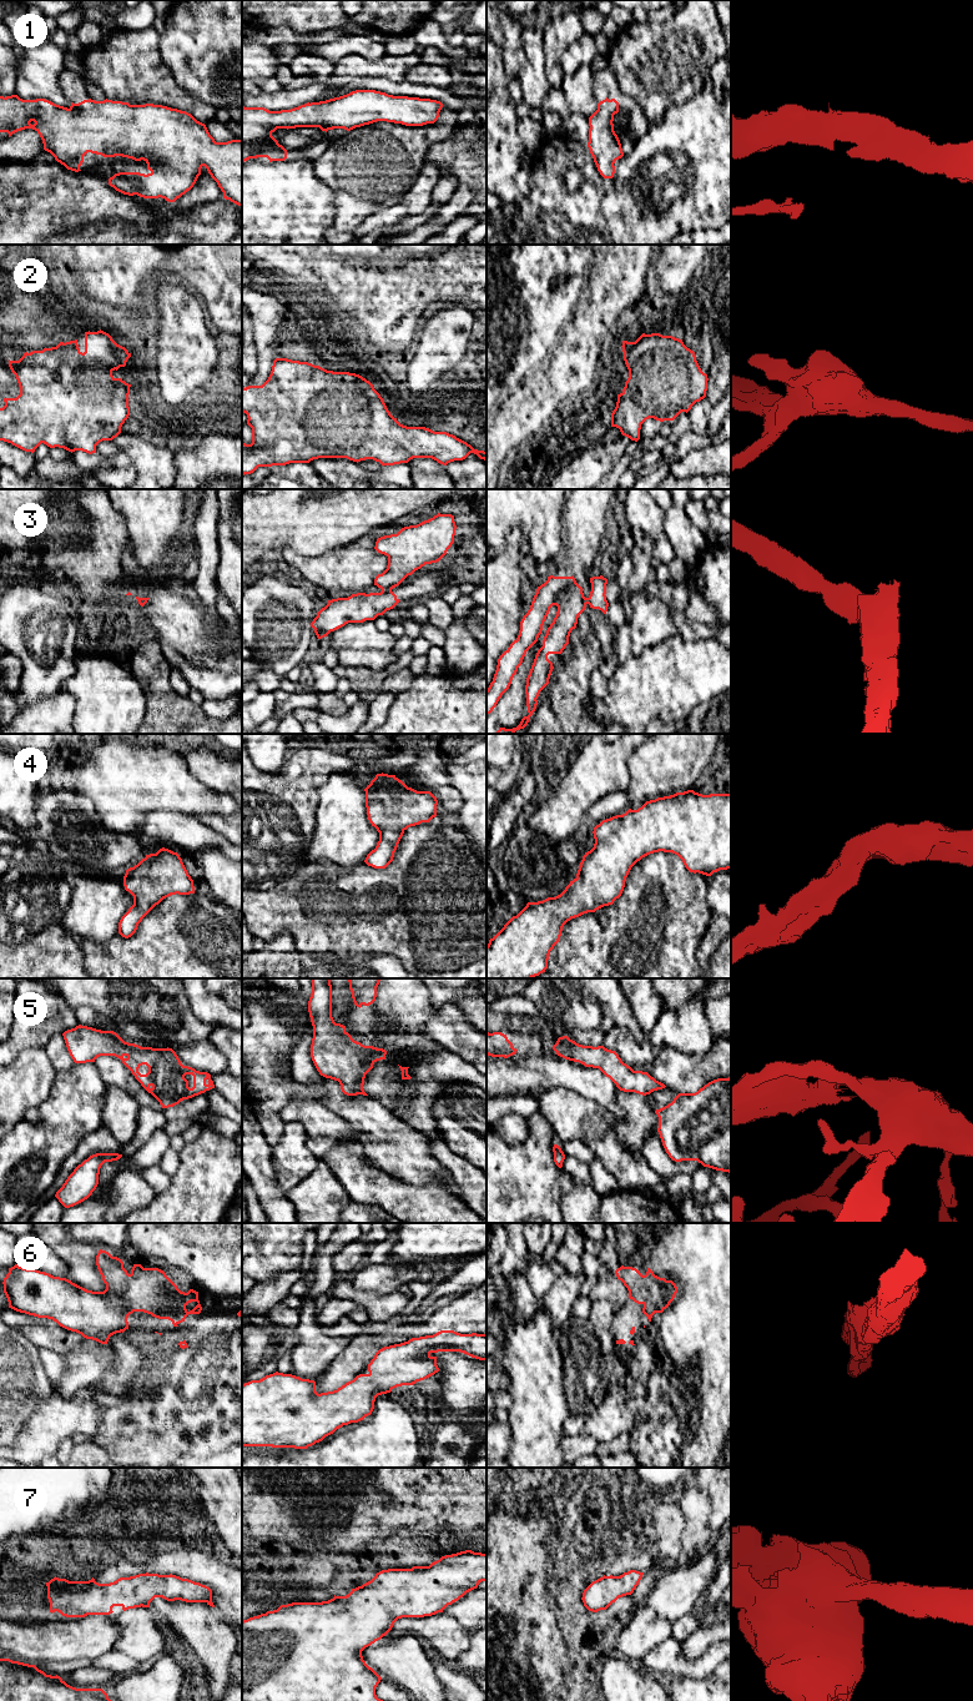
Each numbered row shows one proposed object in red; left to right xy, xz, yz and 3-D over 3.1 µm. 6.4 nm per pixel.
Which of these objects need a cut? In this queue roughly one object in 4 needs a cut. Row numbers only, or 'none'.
3

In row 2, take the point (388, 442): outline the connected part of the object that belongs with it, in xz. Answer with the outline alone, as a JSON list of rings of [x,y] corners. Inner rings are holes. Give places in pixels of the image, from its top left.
[[[276,358],[271,374],[262,386],[242,387],[242,412],[247,414],[247,424],[252,428],[252,443],[242,442],[242,475],[253,473],[258,467],[309,463],[318,458],[347,458],[357,463],[373,459],[383,467],[408,463],[413,458],[432,458],[447,465],[465,459],[470,453],[486,461],[486,452],[474,449],[453,434],[400,424],[373,384],[362,376],[327,371],[308,362]]]

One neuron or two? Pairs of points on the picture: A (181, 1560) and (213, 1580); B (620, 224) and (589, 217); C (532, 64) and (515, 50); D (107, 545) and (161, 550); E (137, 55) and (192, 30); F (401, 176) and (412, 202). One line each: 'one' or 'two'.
A: one
B: two
C: two
D: two
E: two
F: two

